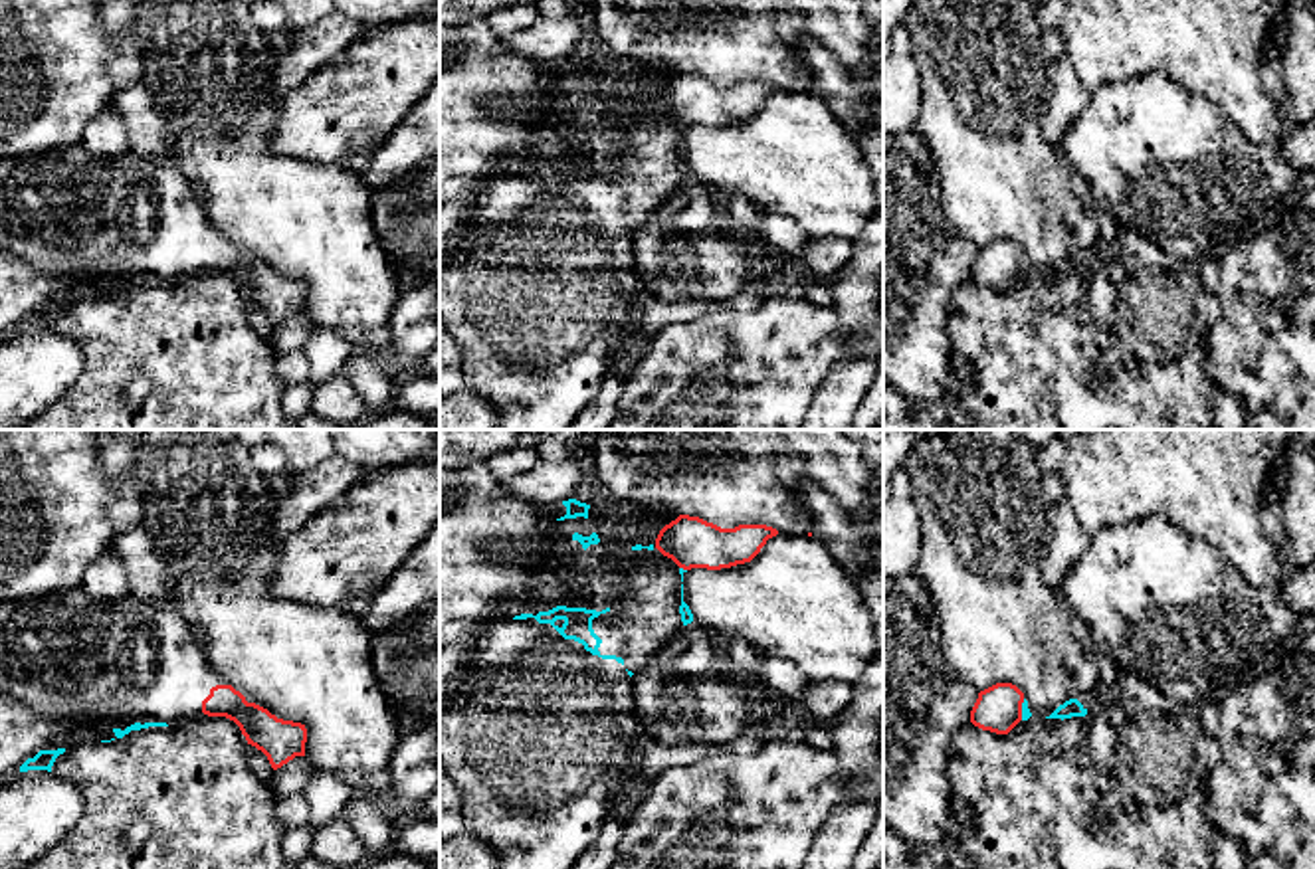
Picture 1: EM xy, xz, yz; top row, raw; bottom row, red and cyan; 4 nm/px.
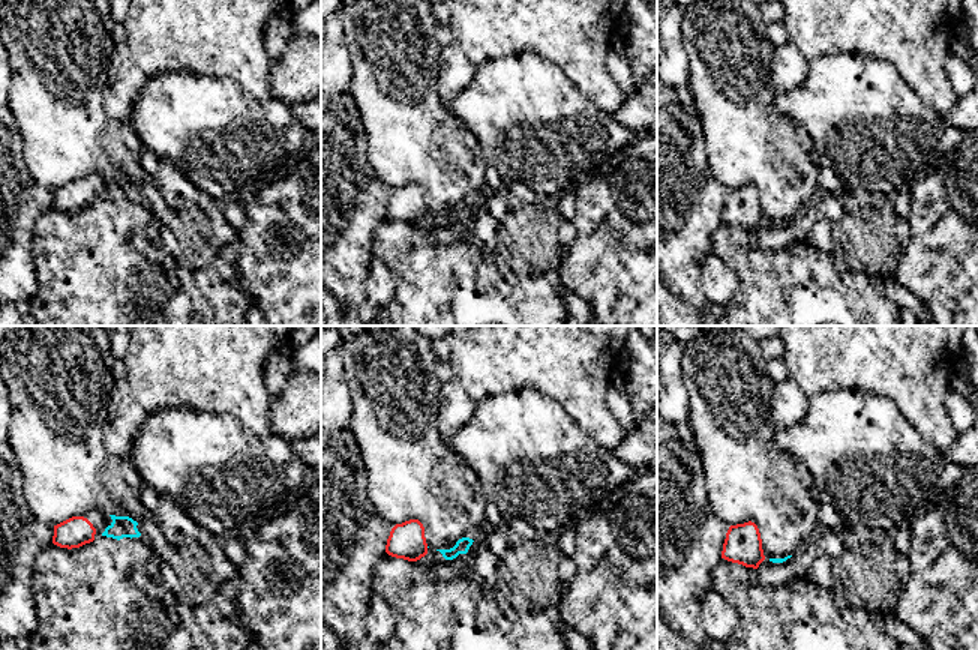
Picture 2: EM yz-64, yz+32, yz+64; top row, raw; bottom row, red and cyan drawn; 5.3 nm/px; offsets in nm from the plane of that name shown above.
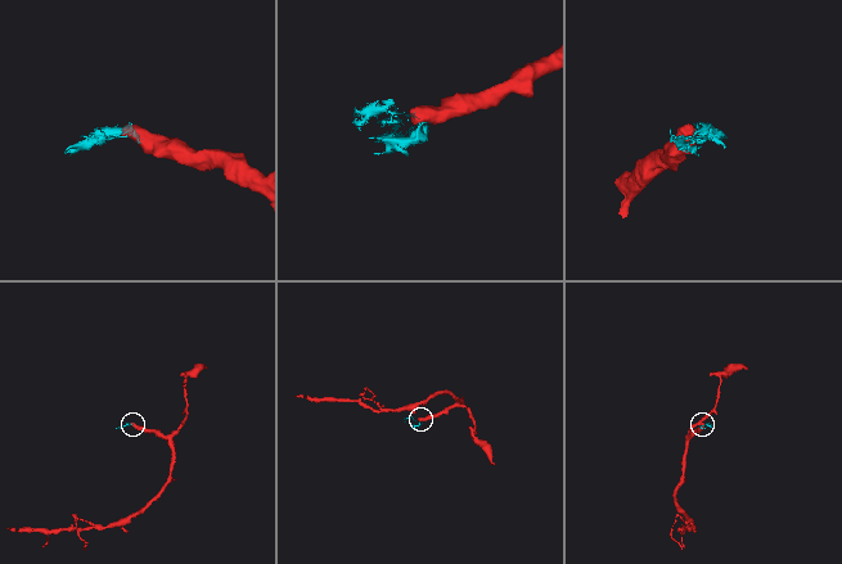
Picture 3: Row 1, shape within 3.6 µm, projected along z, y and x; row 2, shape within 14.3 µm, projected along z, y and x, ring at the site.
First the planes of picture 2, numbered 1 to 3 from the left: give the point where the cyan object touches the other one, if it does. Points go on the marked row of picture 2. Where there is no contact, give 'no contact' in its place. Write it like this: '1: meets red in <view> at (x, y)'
1: no contact
2: no contact
3: no contact

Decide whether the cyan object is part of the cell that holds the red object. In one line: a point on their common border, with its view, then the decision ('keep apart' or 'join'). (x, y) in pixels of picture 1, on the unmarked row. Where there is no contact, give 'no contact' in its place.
yz (1020, 266) | keep apart

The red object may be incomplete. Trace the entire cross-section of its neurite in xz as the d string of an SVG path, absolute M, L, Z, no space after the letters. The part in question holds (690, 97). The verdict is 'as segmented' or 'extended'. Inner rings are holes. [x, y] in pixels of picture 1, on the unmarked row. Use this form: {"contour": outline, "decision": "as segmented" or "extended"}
{"contour": "M679 71L659 87L656 105L683 127L721 127L751 119L776 91L766 81L721 85L699 73Z", "decision": "as segmented"}

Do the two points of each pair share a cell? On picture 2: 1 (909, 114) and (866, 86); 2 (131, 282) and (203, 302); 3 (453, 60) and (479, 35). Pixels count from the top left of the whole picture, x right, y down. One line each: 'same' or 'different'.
1: same
2: same
3: different

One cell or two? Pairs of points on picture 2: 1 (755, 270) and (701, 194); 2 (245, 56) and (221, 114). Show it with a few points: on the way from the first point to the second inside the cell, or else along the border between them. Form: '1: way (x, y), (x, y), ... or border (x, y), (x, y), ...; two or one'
1: border (722, 222), (711, 237), (710, 251); two
2: border (200, 74), (230, 78), (263, 102); two

